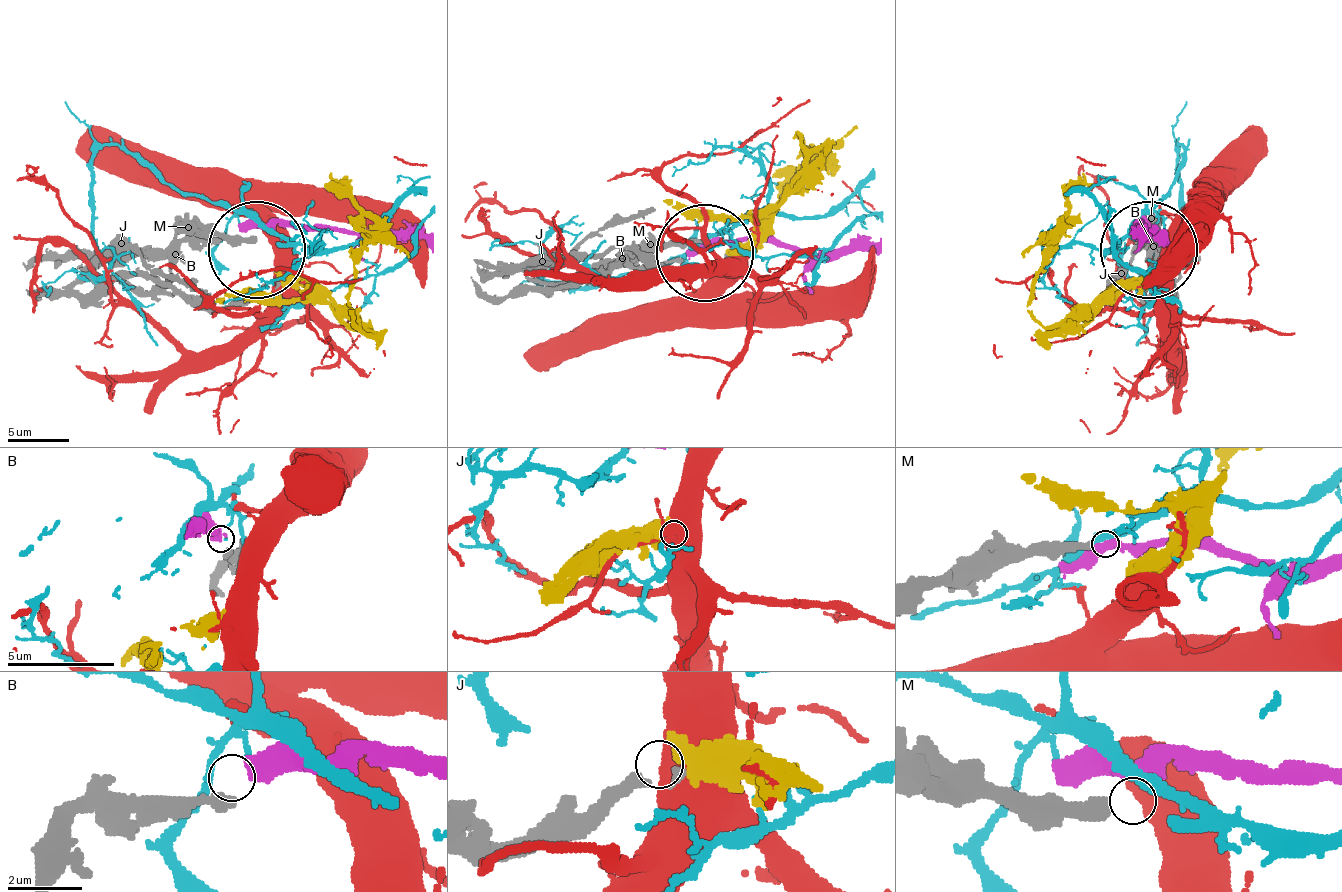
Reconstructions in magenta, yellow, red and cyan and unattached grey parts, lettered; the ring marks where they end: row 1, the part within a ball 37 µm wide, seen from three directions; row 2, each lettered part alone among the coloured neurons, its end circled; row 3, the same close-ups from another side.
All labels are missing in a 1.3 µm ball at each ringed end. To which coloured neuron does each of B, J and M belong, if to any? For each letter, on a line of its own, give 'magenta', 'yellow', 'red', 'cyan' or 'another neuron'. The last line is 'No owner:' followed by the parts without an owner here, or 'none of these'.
B: magenta
J: yellow
M: another neuron
No owner: M

